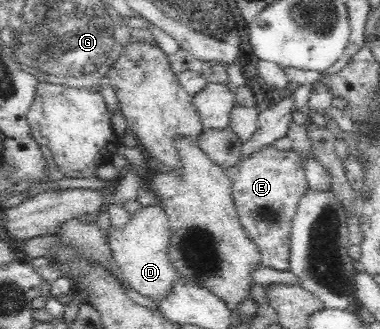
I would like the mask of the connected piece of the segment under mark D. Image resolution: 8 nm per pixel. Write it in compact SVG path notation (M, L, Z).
M160 205L143 206L139 213L131 214L131 221L127 225L123 225L121 229L115 229L113 226L109 231L109 245L111 245L113 259L130 287L145 297L160 300L171 291L173 281L178 275L168 254L172 234L168 215Z

